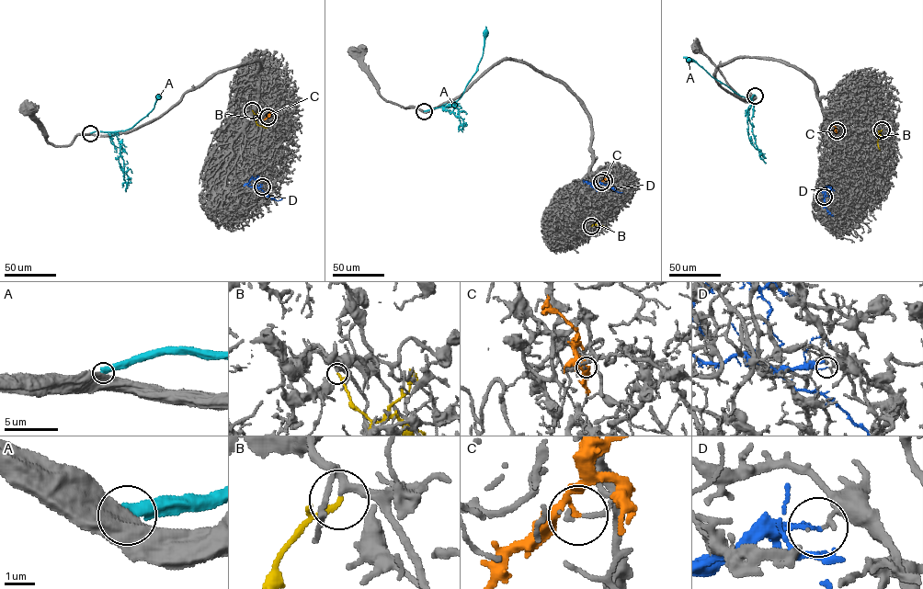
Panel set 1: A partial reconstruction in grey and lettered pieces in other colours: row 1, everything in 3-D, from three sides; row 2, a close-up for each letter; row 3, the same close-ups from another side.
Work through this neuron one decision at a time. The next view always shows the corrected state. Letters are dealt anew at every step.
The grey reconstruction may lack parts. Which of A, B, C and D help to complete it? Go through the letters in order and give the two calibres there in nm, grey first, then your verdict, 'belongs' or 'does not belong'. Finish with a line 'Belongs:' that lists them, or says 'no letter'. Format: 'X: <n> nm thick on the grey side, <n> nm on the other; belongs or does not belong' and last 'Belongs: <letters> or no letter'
A: 750 nm thick on the grey side, 420 nm on the other; does not belong
B: 200 nm thick on the grey side, 170 nm on the other; does not belong
C: 150 nm thick on the grey side, 140 nm on the other; belongs
D: 180 nm thick on the grey side, 110 nm on the other; does not belong
Belongs: C

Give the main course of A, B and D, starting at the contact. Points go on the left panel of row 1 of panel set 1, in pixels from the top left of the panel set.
A: (90, 133), (129, 129), (153, 108), (160, 96)
B: (252, 110), (256, 123), (266, 128)
D: (262, 186), (246, 185), (251, 177), (256, 181), (257, 186)

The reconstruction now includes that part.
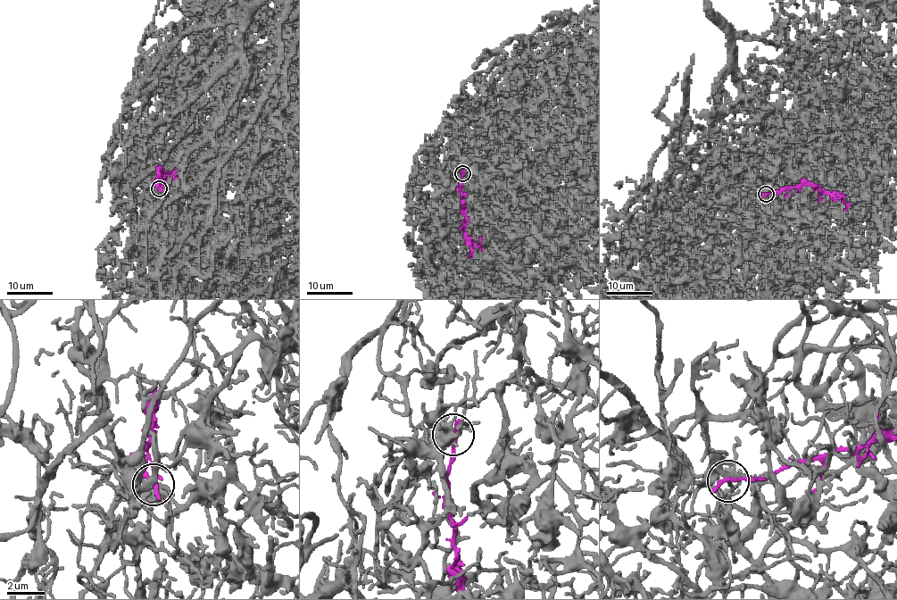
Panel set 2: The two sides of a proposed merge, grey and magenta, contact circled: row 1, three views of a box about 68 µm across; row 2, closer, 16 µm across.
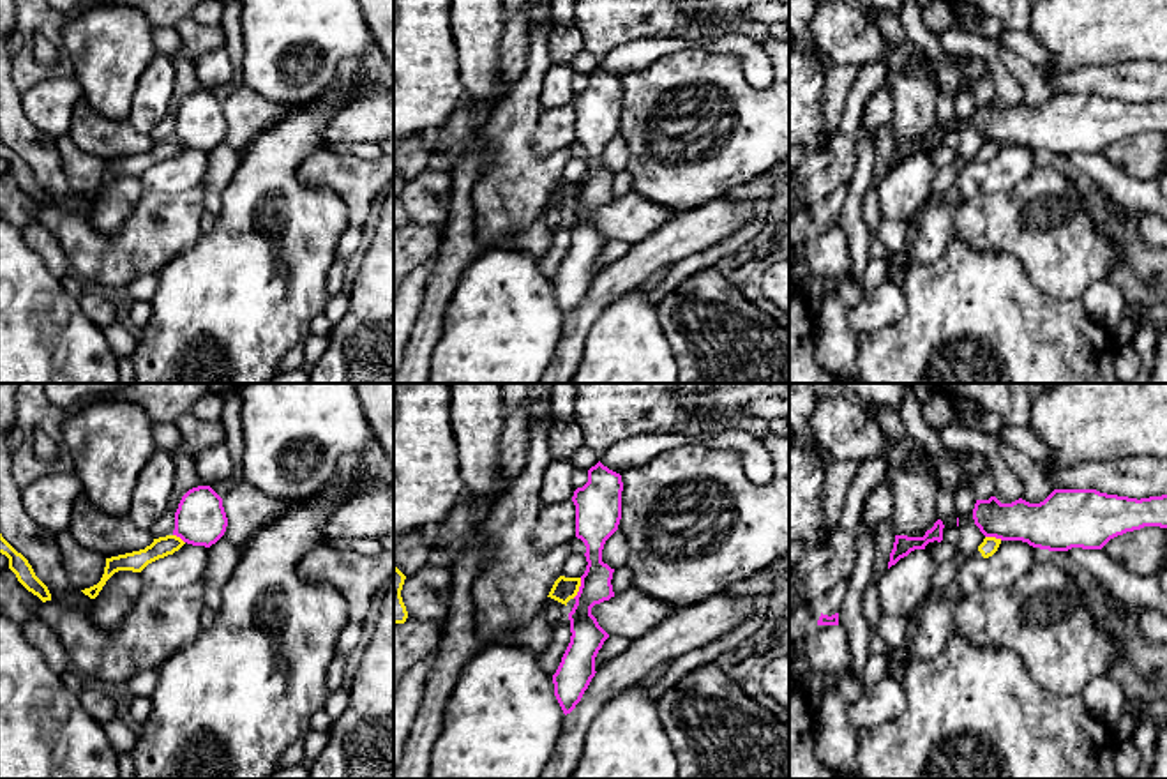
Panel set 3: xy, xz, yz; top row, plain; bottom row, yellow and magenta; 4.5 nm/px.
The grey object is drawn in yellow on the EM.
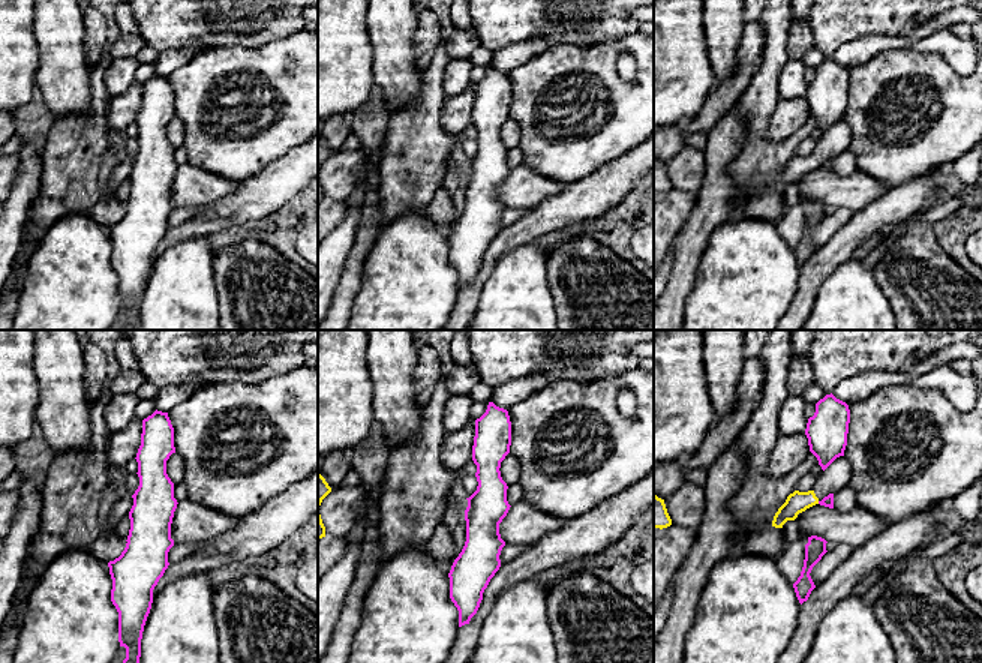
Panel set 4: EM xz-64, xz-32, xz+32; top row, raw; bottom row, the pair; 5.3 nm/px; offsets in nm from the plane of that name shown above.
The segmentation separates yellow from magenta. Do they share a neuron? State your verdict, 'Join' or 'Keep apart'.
Keep apart

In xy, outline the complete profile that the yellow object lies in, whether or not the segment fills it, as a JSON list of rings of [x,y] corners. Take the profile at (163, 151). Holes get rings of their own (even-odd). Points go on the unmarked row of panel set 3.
[[[166,140],[166,141],[154,143],[154,147],[150,150],[147,150],[145,154],[106,163],[106,171],[104,171],[104,178],[102,178],[101,185],[81,196],[85,200],[88,200],[90,203],[95,203],[99,200],[99,196],[102,194],[102,191],[106,189],[106,185],[115,177],[118,177],[118,175],[141,177],[148,168],[152,168],[159,163],[164,163],[168,159],[173,159],[184,148],[185,147],[180,141]]]

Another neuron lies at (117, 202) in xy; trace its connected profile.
[[[115,177],[94,203],[90,226],[106,237],[115,237],[134,212],[143,191],[139,177]]]

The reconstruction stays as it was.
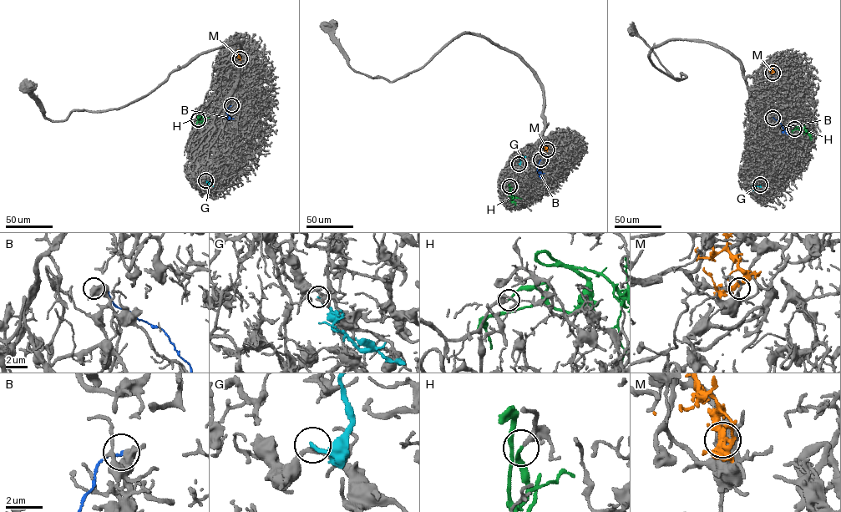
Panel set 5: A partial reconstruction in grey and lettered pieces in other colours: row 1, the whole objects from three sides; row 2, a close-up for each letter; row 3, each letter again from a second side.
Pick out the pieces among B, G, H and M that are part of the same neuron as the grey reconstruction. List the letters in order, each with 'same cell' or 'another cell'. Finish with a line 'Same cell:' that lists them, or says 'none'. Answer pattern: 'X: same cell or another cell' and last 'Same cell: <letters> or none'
B: another cell
G: another cell
H: same cell
M: another cell
Same cell: H

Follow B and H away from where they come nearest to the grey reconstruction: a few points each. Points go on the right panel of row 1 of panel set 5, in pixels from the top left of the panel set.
B: (772, 118), (778, 121), (787, 134)
H: (794, 129), (804, 128), (812, 139)

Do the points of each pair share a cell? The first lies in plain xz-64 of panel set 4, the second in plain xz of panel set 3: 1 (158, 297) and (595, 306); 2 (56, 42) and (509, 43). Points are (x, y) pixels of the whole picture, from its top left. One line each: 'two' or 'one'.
1: two
2: two

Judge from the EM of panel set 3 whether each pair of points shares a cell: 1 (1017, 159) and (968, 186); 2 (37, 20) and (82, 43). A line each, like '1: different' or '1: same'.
1: same
2: different

